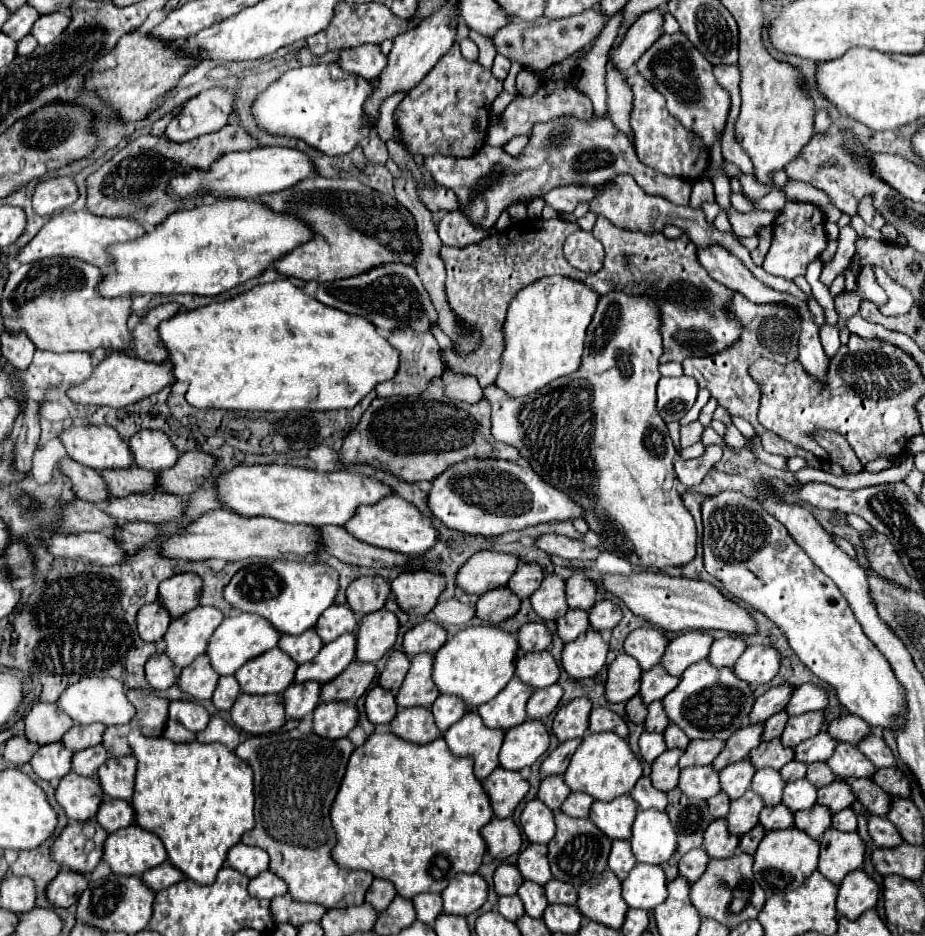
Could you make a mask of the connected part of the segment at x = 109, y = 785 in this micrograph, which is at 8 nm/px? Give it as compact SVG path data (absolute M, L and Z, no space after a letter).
M133 756L109 758L97 772L103 792L115 799L129 800L133 796L133 774L137 772L137 760Z

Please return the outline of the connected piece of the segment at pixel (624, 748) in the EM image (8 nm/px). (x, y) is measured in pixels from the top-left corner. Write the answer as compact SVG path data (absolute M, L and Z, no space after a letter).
M599 732L585 736L585 742L573 754L565 772L565 782L573 792L585 792L601 802L611 802L617 796L629 794L635 782L643 776L643 766L633 754L629 742L615 732Z

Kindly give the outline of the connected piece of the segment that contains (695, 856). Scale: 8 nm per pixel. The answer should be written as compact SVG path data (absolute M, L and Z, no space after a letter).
M695 848L691 852L687 852L681 860L679 860L679 874L685 876L691 884L697 882L701 878L701 874L705 872L705 866L709 862L709 856L705 854L703 848Z

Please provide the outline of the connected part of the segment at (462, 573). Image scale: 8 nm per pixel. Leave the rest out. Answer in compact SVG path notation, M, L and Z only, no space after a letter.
M481 550L471 556L457 574L457 584L469 594L485 594L487 590L505 586L515 574L519 558L495 550Z

